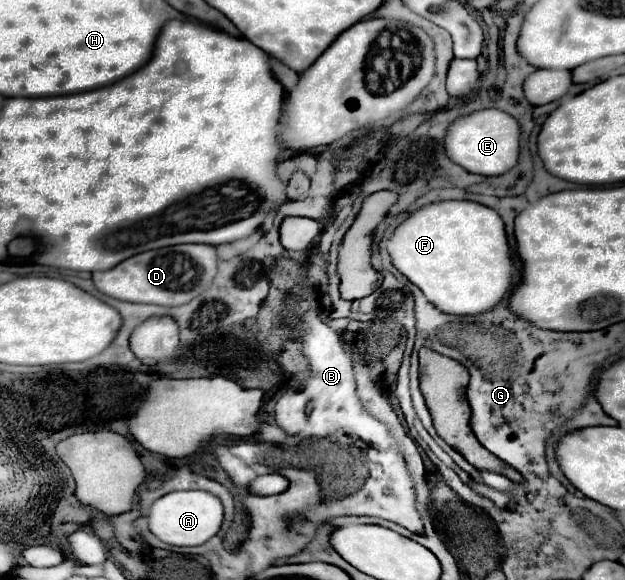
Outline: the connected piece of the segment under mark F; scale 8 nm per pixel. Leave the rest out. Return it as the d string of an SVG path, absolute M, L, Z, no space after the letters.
M435 201L413 211L387 241L391 263L443 313L471 315L495 307L511 285L511 259L505 225L497 211L475 201Z

